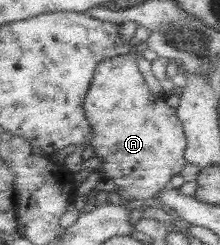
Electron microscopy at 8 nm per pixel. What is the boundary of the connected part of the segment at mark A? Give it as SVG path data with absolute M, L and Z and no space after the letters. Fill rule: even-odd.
M135 54L119 55L101 61L96 68L92 89L88 93L86 111L94 131L94 139L90 145L94 150L94 156L101 159L102 172L113 185L116 185L117 194L126 200L135 199L133 205L152 202L152 199L172 181L172 177L180 174L187 164L187 135L177 109L172 109L164 97L152 94Z

